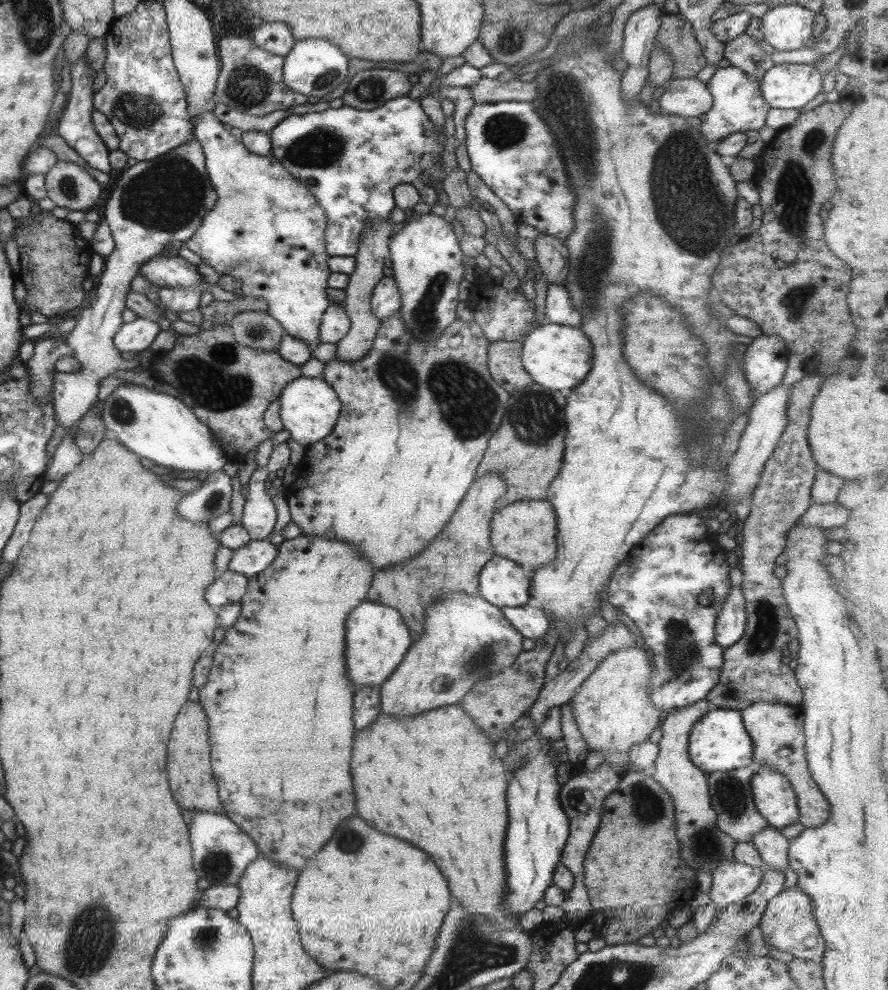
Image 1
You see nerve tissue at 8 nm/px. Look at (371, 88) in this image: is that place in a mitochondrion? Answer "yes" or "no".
yes

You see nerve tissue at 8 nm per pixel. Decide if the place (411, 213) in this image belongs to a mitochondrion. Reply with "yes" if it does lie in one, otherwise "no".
no

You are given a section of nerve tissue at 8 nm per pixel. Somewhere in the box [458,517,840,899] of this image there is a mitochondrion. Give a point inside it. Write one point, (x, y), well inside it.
(681, 650)

